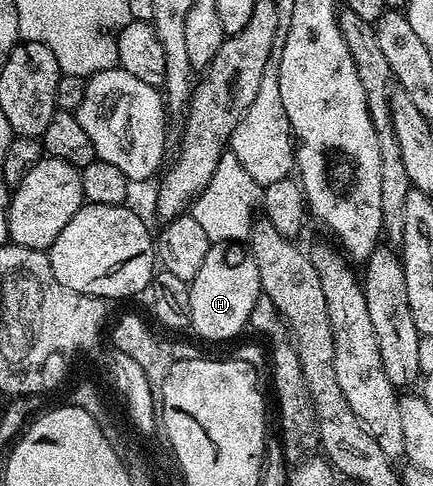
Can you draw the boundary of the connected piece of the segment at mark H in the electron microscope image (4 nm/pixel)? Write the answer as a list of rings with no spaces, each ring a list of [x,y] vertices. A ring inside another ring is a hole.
[[[216,241],[211,244],[204,264],[196,279],[188,282],[192,299],[190,329],[206,341],[226,341],[249,326],[252,307],[263,296],[260,271],[256,271],[256,259],[249,248],[235,241]]]

